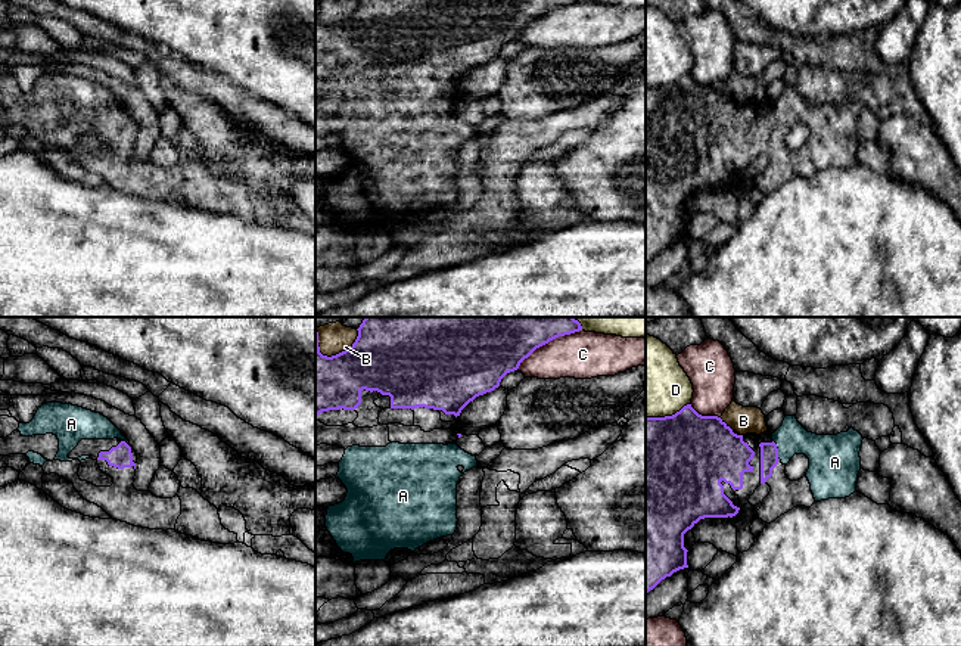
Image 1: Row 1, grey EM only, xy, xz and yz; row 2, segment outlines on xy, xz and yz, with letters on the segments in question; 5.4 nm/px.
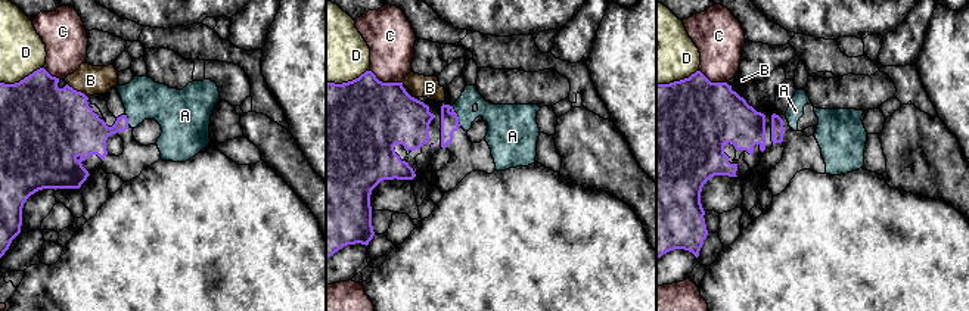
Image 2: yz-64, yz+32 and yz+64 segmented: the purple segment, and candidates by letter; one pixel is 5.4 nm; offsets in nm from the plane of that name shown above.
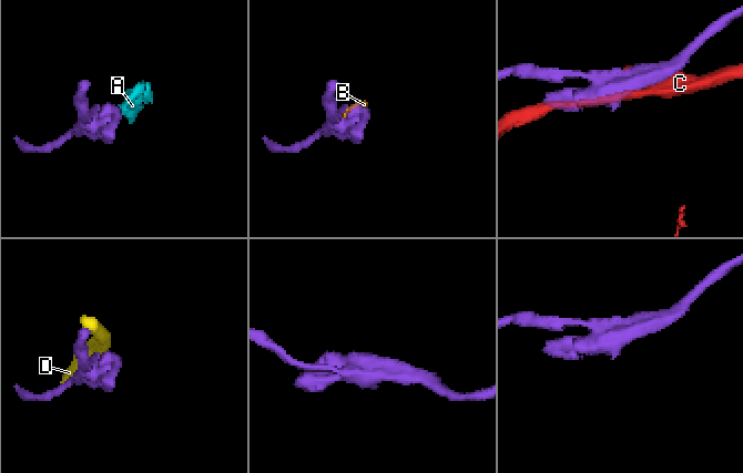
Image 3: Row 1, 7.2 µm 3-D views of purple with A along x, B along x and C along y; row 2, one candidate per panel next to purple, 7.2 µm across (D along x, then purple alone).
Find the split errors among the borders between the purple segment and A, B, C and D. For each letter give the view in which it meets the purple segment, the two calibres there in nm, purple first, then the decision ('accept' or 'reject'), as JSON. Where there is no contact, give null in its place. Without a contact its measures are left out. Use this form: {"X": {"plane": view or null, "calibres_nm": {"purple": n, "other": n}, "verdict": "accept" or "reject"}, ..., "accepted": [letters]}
{"A": {"plane": "yz", "calibres_nm": {"purple": 100, "other": 180}, "verdict": "accept"}, "B": {"plane": "xz", "calibres_nm": {"purple": 400, "other": 170}, "verdict": "reject"}, "C": {"plane": "xz", "calibres_nm": {"purple": 460, "other": 260}, "verdict": "reject"}, "D": {"plane": "yz", "calibres_nm": {"purple": 500, "other": 400}, "verdict": "reject"}, "accepted": ["A"]}

